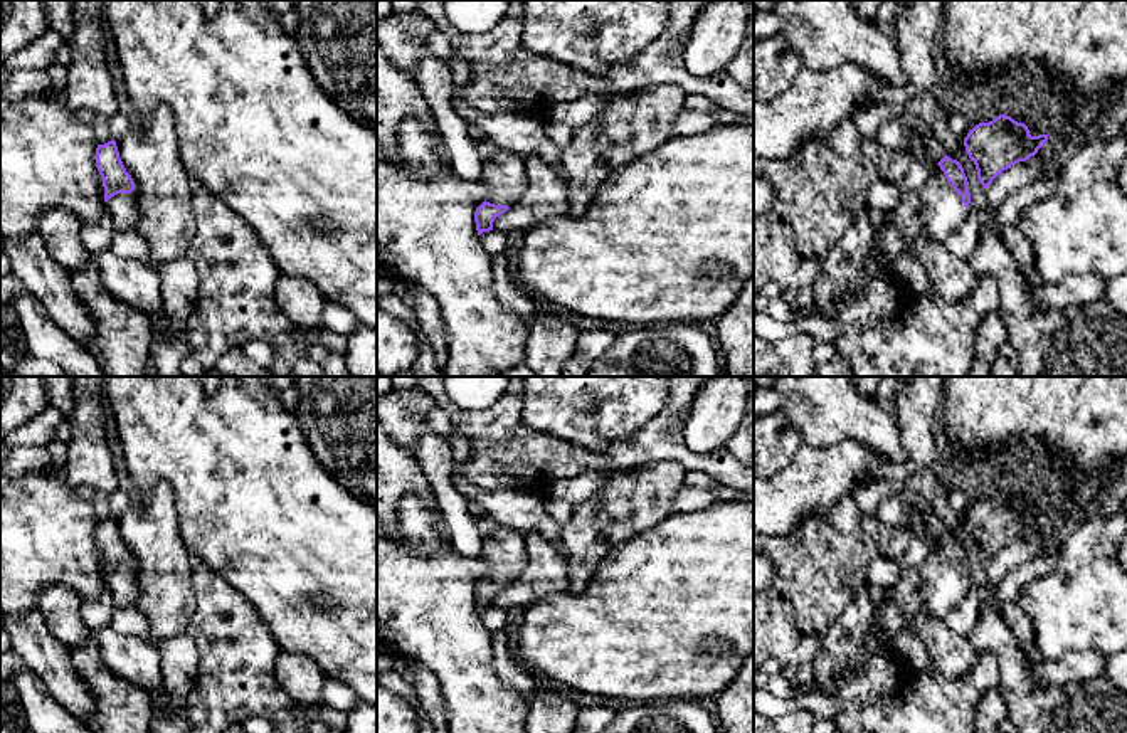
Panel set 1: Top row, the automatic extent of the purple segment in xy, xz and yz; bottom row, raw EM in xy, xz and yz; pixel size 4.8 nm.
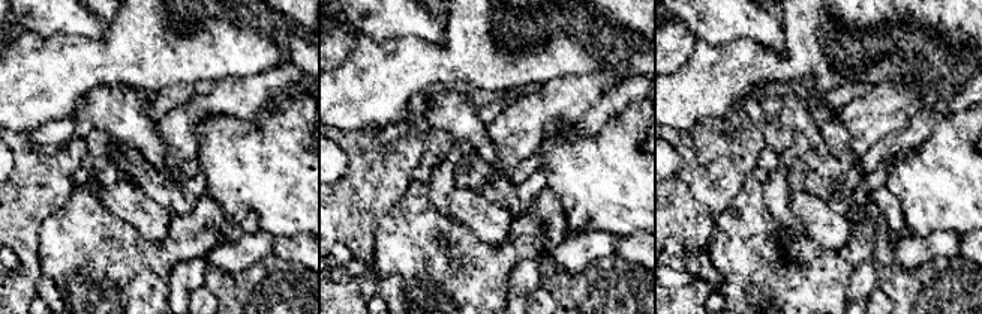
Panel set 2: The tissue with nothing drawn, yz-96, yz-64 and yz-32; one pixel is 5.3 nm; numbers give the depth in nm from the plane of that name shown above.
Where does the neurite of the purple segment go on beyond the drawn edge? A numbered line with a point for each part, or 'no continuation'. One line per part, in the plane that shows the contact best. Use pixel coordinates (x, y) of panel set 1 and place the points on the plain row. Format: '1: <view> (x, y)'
1: yz (934, 589)

